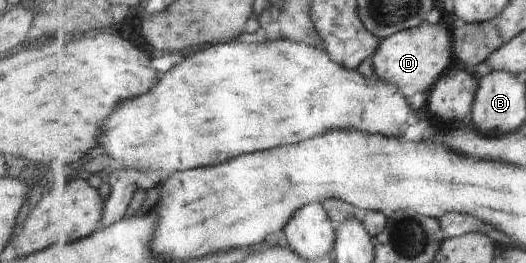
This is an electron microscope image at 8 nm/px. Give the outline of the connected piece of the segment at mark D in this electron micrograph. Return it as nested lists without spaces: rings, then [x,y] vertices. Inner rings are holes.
[[[423,24],[419,28],[395,34],[389,40],[383,39],[383,44],[379,46],[379,50],[373,58],[375,70],[381,76],[381,80],[389,82],[393,86],[399,86],[407,98],[411,98],[419,92],[421,94],[431,92],[437,81],[451,66],[451,60],[453,60],[451,32],[441,24],[437,24],[437,26]]]

